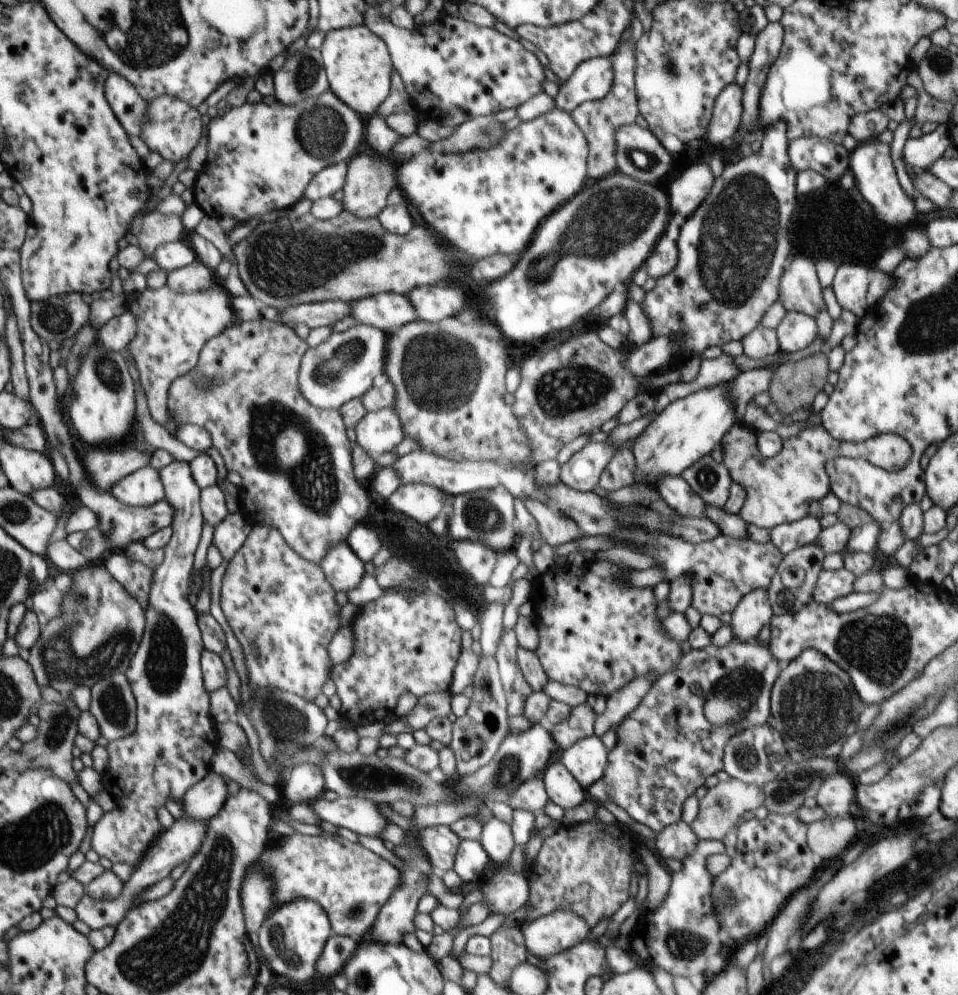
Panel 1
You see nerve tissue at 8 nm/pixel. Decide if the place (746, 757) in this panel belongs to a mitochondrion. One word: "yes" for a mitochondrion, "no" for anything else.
yes

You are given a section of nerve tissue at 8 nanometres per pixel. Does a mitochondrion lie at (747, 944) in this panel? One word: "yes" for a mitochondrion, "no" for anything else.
no

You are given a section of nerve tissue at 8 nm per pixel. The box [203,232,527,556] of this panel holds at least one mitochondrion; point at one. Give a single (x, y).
(312, 478)

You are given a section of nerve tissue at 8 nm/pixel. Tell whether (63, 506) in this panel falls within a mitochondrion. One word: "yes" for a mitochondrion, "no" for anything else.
no

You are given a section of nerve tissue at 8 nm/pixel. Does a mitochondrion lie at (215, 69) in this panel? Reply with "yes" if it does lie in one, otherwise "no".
no

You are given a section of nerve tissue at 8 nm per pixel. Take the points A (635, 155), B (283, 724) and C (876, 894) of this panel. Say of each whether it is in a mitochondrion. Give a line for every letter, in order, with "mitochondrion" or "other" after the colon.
A: mitochondrion
B: mitochondrion
C: other

